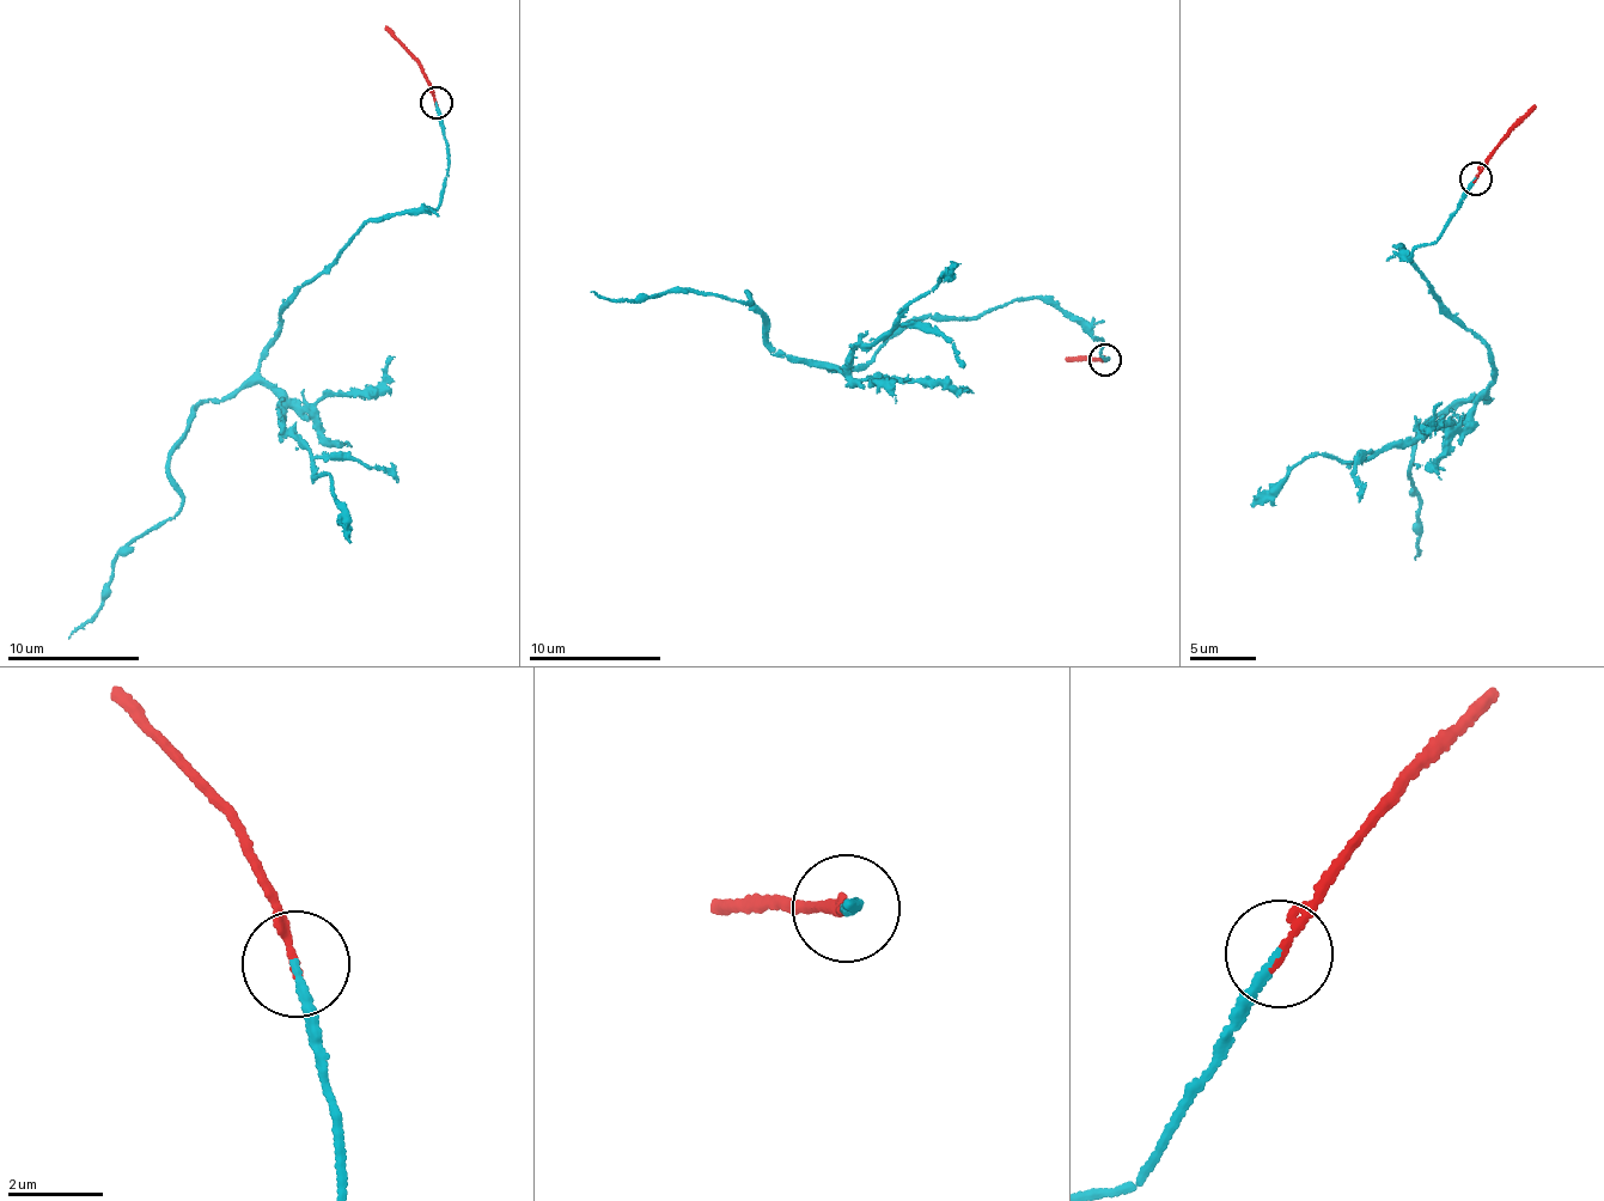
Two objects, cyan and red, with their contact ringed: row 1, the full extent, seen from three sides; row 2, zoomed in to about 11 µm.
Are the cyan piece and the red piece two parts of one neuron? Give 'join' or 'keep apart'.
join

